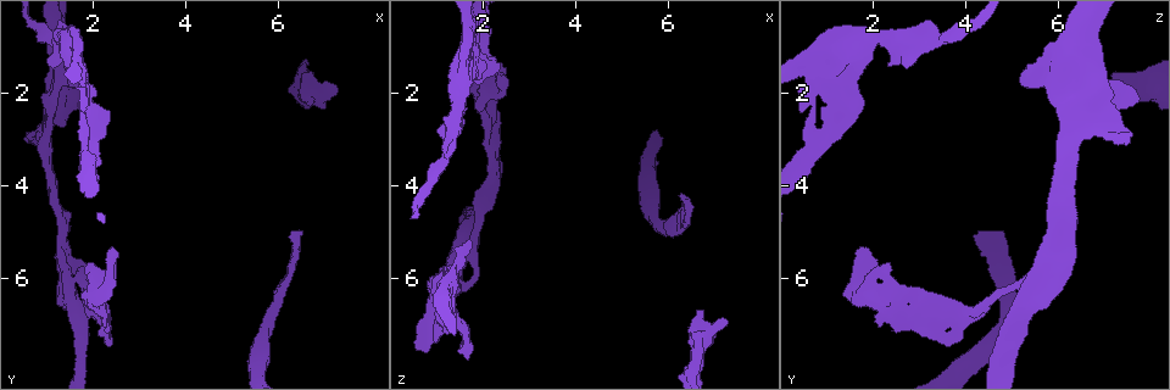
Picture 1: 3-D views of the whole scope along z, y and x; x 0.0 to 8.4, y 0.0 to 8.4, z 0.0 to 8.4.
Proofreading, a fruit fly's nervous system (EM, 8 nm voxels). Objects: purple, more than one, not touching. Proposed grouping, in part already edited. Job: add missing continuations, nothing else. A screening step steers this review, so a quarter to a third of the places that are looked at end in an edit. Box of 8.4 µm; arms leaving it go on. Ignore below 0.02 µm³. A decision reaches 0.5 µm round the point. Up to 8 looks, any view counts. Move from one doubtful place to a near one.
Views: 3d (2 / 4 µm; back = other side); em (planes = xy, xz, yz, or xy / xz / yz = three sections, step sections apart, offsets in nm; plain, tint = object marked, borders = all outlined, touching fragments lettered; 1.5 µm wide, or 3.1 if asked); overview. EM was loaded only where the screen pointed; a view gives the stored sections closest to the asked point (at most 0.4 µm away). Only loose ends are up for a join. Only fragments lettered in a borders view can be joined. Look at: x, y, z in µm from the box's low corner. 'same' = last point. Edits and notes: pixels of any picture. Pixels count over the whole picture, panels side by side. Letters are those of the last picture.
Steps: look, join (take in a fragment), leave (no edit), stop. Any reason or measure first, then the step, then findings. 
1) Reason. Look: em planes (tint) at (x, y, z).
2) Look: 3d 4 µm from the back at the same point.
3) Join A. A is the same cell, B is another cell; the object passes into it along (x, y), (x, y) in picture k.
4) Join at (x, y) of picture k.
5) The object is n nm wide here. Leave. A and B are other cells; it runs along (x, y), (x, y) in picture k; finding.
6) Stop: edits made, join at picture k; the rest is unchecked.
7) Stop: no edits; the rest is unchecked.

An open end. Look: em planes (plain) at (1.85, 2.25, 0.95).

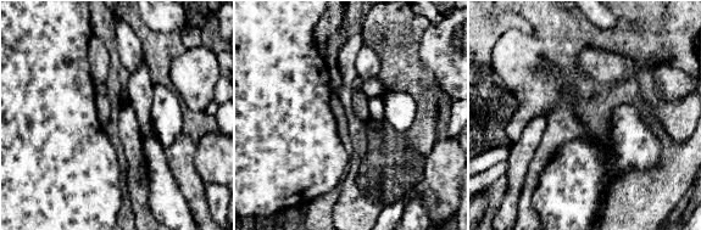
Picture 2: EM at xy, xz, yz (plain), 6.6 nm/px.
Look: em planes (tint) at the same point.

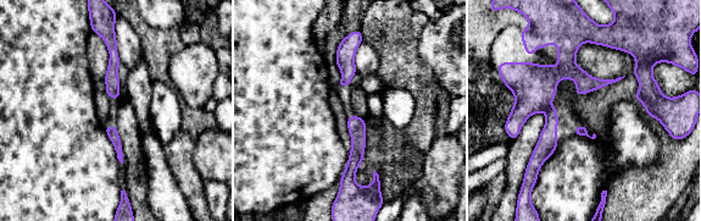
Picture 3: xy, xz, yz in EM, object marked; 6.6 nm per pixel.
Look: em planes (borders) at the same point.

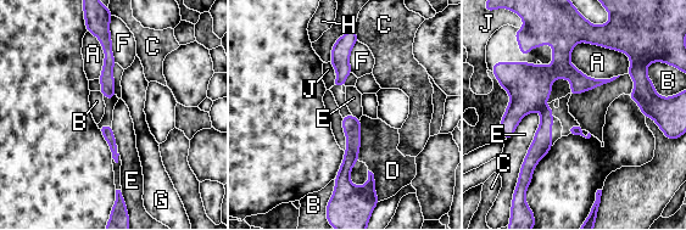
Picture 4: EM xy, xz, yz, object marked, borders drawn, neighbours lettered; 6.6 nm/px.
Leave. A, B, C, D, E, F, G, H and J are other cells; it runs along (346, 118), (352, 130), (349, 186) in picture 4; no lettered fragment goes on from it.

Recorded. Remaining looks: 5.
Free end. Look: em planes (tint) at (2.35, 7.45, 3.60).

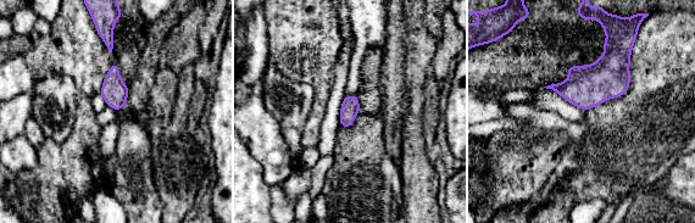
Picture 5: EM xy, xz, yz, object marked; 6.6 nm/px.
Look: em planes (borders) at the same point.

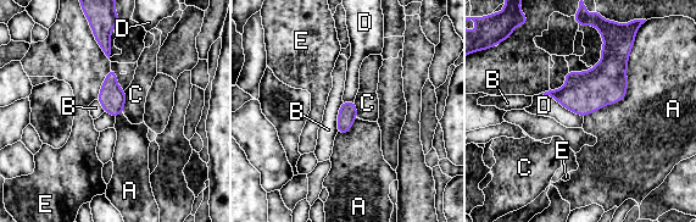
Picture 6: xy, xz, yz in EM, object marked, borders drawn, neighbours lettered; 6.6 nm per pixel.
Leave. A, B, C, D and E are other cells; none of them fits.

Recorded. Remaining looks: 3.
An open end. Look: 3d 4 µm at (1.90, 5.90, 5.70).

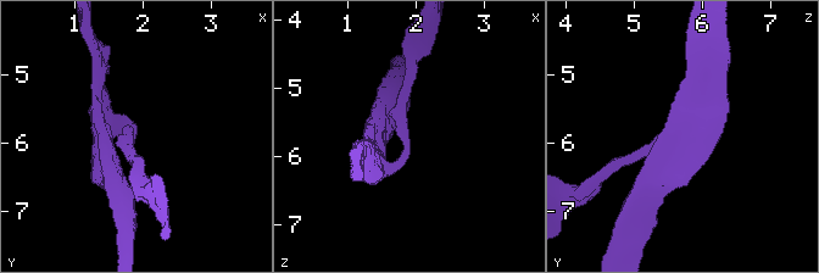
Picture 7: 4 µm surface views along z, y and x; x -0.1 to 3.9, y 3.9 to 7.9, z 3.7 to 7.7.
Need the tissue. Look: em planes (borders) at (1.85, 5.95, 5.75).

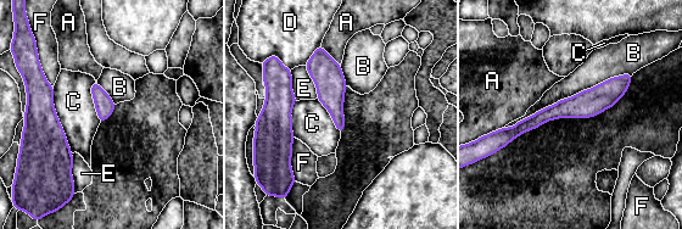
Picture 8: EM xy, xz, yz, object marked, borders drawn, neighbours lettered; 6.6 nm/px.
The object is 130 nm wide here. Leave. A, B, C, D, E and F are other cells; it runs along (629, 77), (512, 133) in picture 8; no lettered fragment goes on from it.

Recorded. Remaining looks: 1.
Look: em planes (borders) at (6.25, 5.00, 4.25).

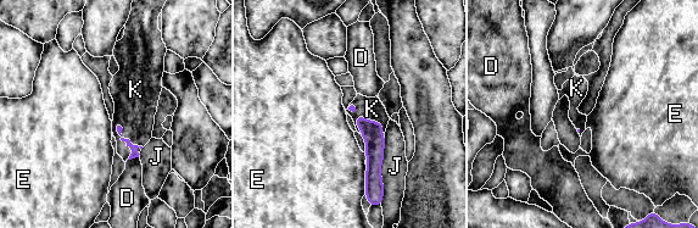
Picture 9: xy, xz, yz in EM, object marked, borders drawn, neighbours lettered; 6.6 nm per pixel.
Join at (135, 105) of picture 9. K is the same cell, D, E and J are other cells; the object passes into it along (134, 154), (126, 142), (135, 105) in picture 9; it goes on there.

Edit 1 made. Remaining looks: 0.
Stop: edits made, join at picture 9; the rest is unchecked.

